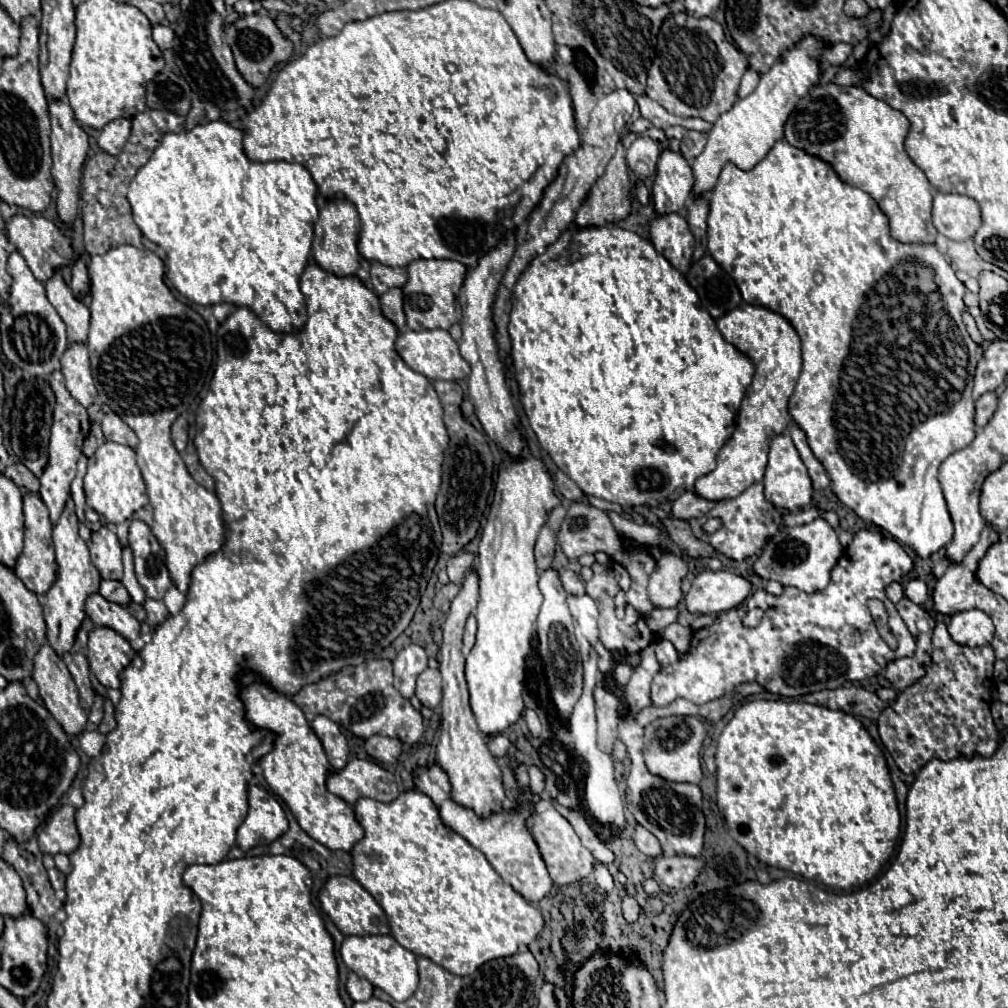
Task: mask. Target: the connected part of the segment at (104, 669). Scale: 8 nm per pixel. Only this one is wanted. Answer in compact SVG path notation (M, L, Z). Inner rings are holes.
M96 628L90 632L86 658L90 670L106 688L120 688L120 672L136 656L130 642L110 628Z

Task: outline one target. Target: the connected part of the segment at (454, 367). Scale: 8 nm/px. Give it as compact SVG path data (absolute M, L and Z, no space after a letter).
M406 330L396 340L396 350L402 360L414 370L432 380L462 380L470 376L470 364L460 356L456 340L448 330Z

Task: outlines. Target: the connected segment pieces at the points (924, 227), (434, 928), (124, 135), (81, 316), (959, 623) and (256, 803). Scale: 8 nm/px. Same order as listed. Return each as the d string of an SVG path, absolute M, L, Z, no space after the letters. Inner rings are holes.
M814 86L798 100L786 126L784 138L814 156L830 162L834 172L848 184L868 192L890 220L890 234L900 242L934 242L938 232L932 224L932 186L926 174L910 160L904 148L910 122L884 100L870 96L860 86Z
M418 790L402 792L388 804L360 798L354 812L364 828L364 840L352 850L354 876L384 908L392 936L406 950L430 958L452 974L468 976L490 960L514 956L522 946L530 946L544 930L544 916L522 894L502 882L478 848L444 828L432 806L434 802Z
M116 118L102 128L98 144L108 154L120 154L126 140L130 138L130 132L132 132L132 122L128 118Z
M56 272L46 282L46 296L68 328L68 342L86 344L88 328L90 328L90 310L88 310L88 306L84 306L76 300L74 292L66 286L60 272Z
M982 610L956 612L950 616L946 628L952 640L962 646L986 646L994 636L994 624Z
M260 786L248 788L248 816L238 828L236 844L242 850L250 850L260 842L274 842L288 830L288 820L278 800Z

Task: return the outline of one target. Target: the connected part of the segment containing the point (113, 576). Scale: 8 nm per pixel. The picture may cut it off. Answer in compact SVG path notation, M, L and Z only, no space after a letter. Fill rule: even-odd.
M102 526L88 540L92 564L104 580L122 580L122 544L114 530Z

